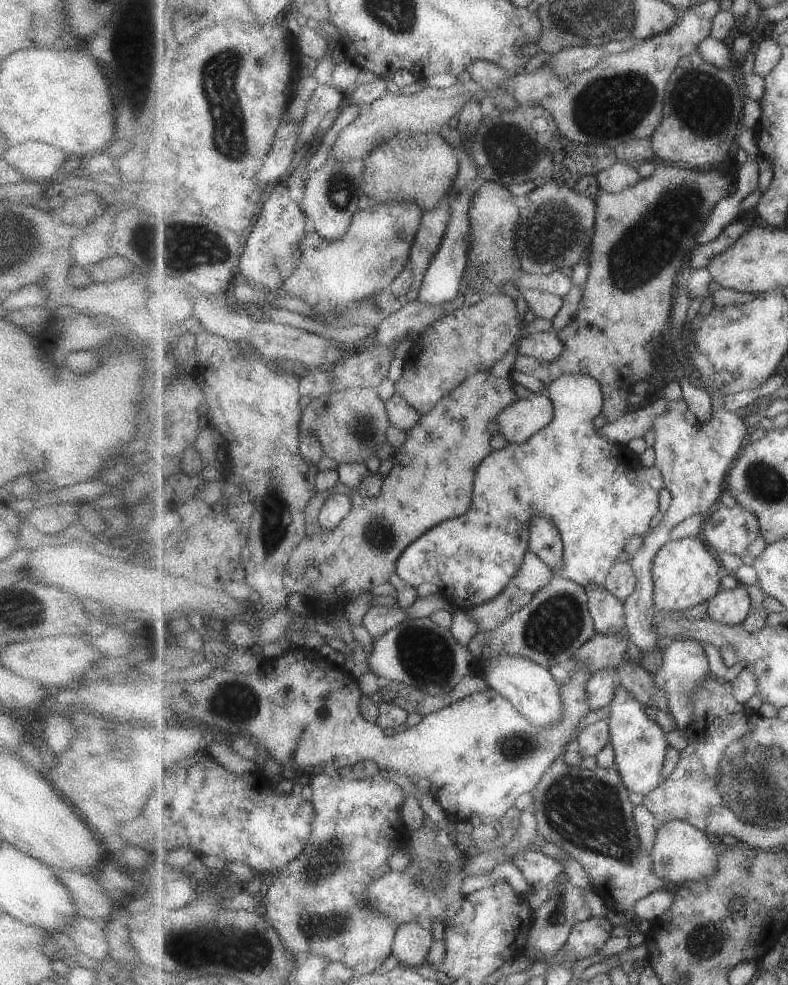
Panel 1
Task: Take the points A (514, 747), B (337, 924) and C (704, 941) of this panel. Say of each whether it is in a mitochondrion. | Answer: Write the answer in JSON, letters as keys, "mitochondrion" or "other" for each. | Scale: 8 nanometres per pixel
{"A":"mitochondrion","B":"mitochondrion","C":"mitochondrion"}

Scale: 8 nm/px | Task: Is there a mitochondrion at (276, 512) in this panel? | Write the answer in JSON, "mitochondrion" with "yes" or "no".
{"mitochondrion":"yes"}

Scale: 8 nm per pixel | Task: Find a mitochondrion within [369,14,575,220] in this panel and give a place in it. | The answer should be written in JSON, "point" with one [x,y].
{"point":[511,151]}

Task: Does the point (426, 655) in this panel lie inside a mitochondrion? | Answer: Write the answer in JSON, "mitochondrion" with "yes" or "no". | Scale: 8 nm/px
{"mitochondrion":"yes"}

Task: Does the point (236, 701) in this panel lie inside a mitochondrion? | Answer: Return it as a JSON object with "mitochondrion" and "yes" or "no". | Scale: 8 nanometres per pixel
{"mitochondrion":"yes"}

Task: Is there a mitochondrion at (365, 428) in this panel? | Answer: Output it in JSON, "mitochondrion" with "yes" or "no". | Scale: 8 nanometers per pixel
{"mitochondrion":"yes"}

